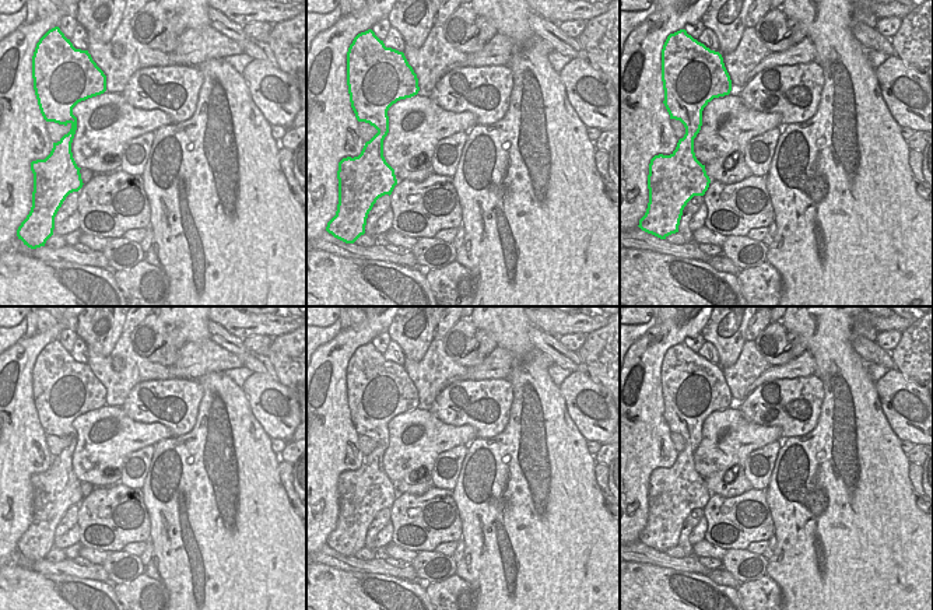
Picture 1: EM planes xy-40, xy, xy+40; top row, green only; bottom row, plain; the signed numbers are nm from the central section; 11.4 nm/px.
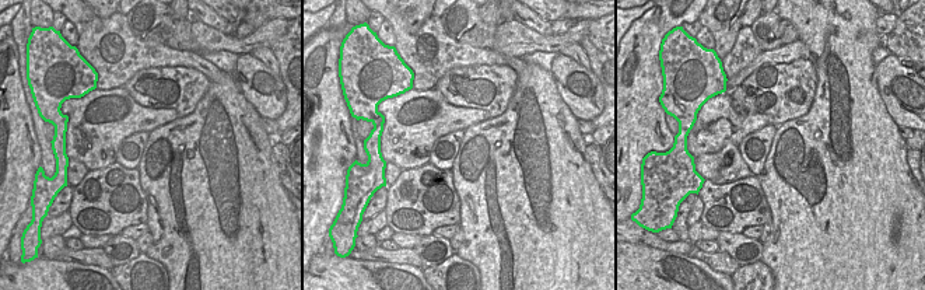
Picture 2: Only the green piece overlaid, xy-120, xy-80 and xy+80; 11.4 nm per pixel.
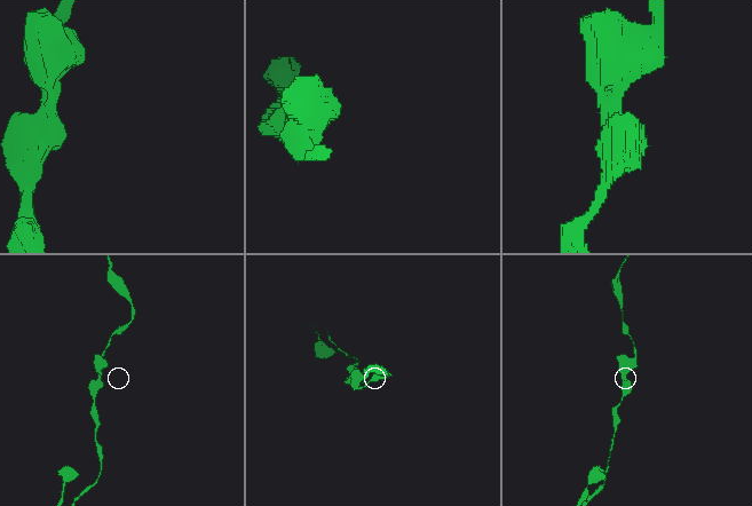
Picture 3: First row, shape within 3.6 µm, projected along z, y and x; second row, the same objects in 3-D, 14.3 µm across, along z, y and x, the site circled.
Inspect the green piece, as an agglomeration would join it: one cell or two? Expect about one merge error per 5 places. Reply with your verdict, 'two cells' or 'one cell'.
one cell

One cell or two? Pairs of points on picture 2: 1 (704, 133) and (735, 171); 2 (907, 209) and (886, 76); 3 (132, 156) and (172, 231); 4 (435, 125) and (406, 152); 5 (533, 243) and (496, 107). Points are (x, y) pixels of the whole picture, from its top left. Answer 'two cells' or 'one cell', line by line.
1: two cells
2: two cells
3: two cells
4: one cell
5: two cells

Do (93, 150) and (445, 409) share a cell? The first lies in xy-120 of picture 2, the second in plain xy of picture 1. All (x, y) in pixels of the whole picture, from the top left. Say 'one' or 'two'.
two

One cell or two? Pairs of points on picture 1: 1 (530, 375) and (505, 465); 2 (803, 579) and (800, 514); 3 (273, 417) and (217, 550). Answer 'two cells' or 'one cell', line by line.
1: one cell
2: one cell
3: two cells

